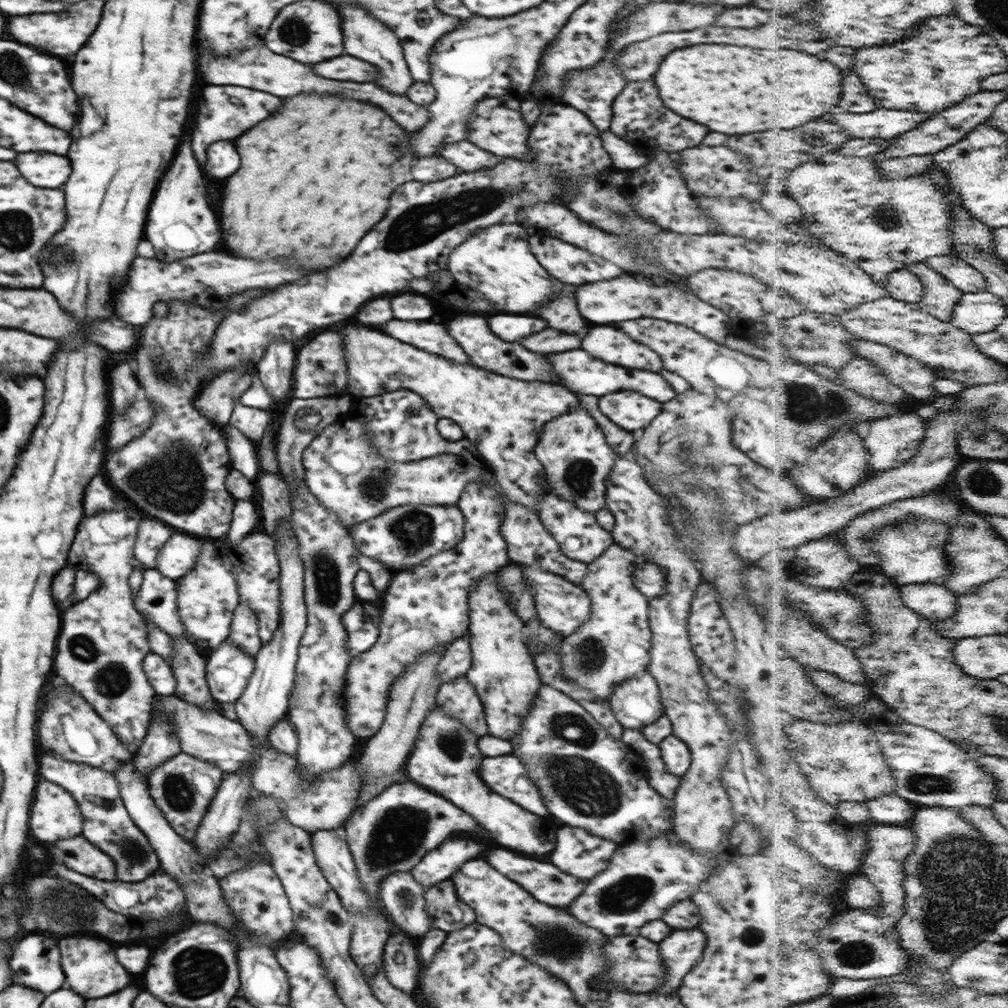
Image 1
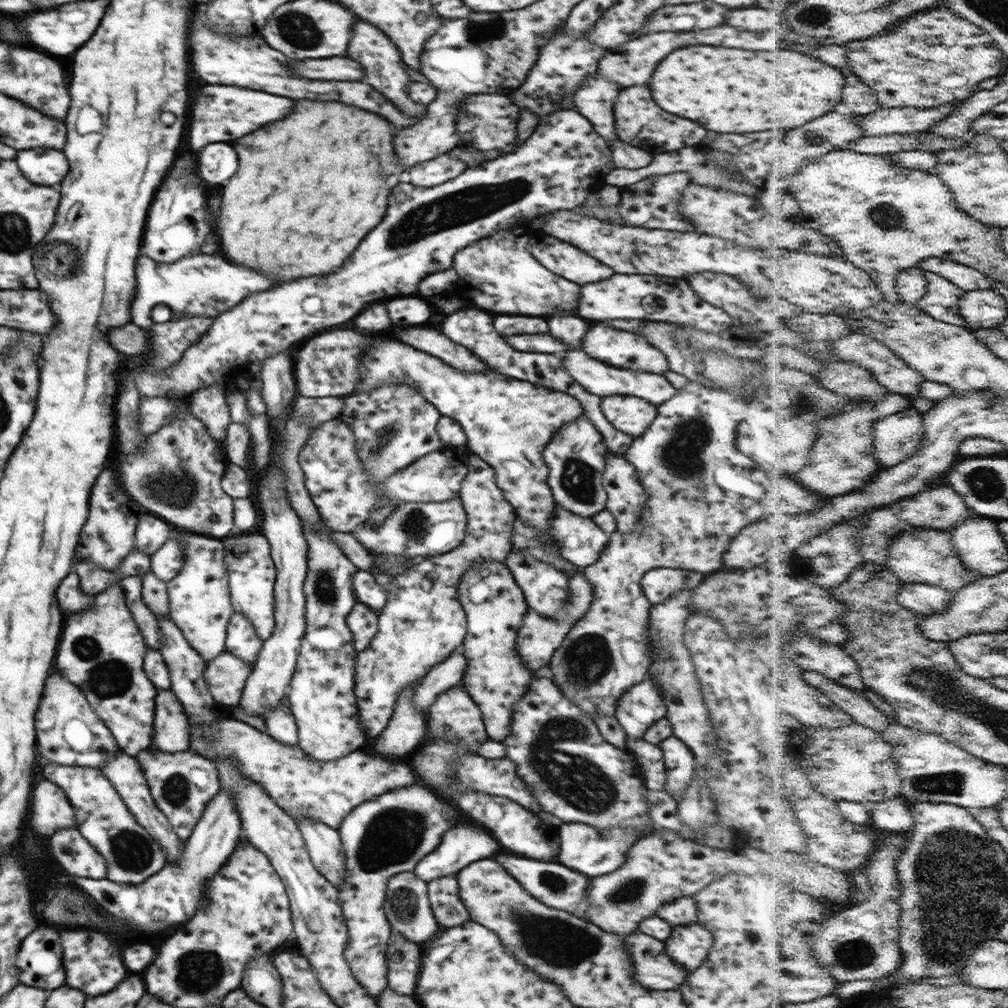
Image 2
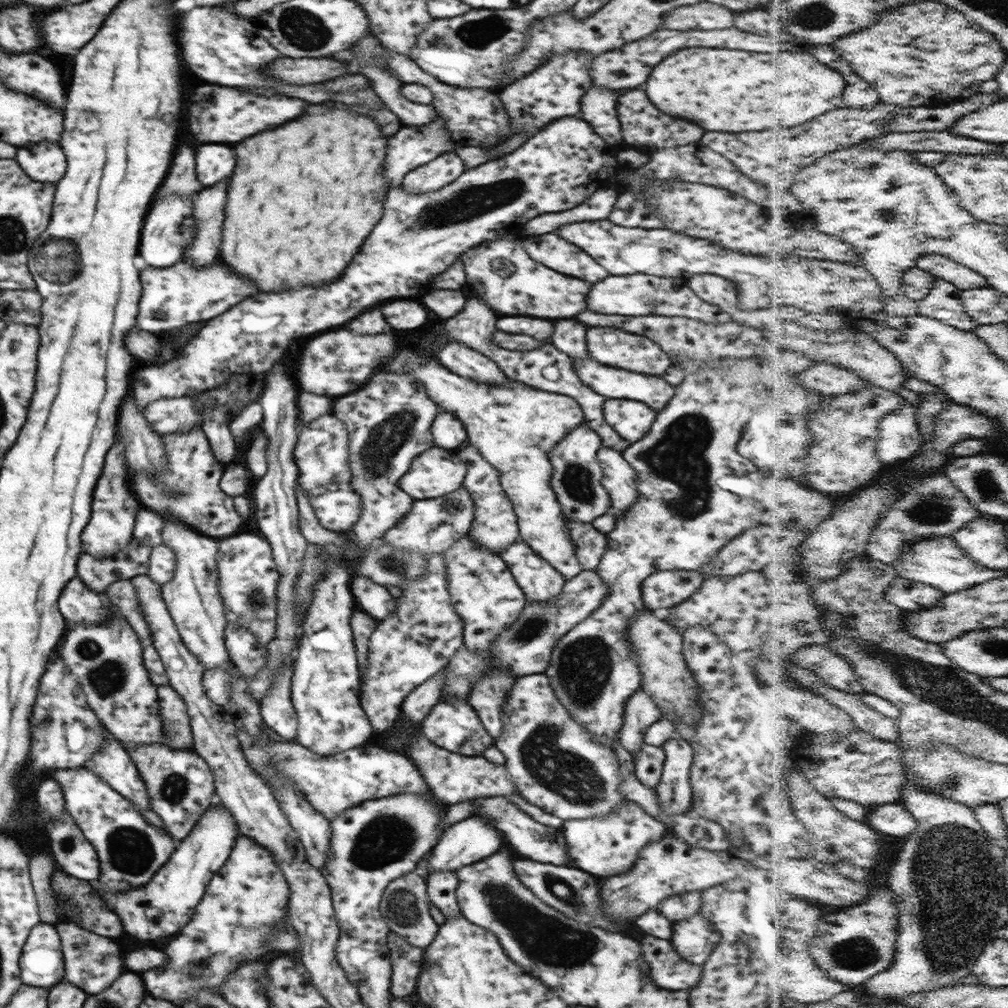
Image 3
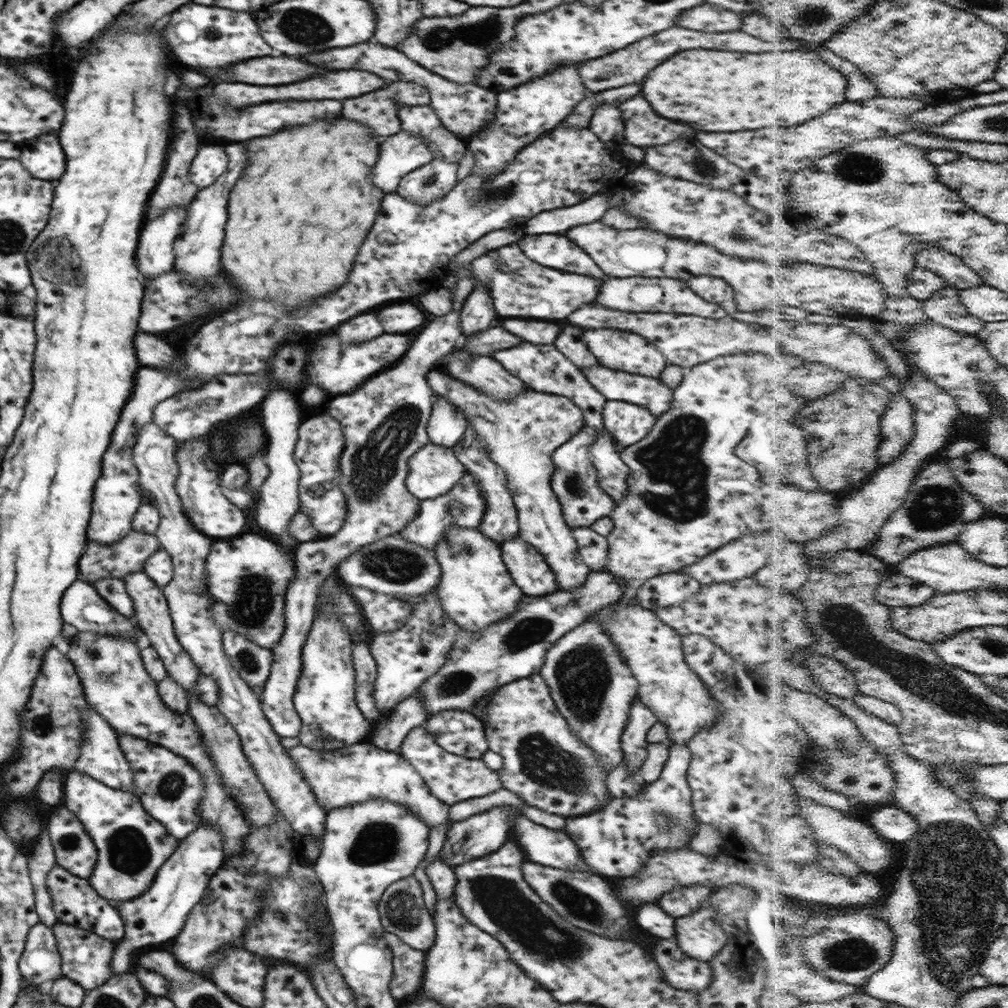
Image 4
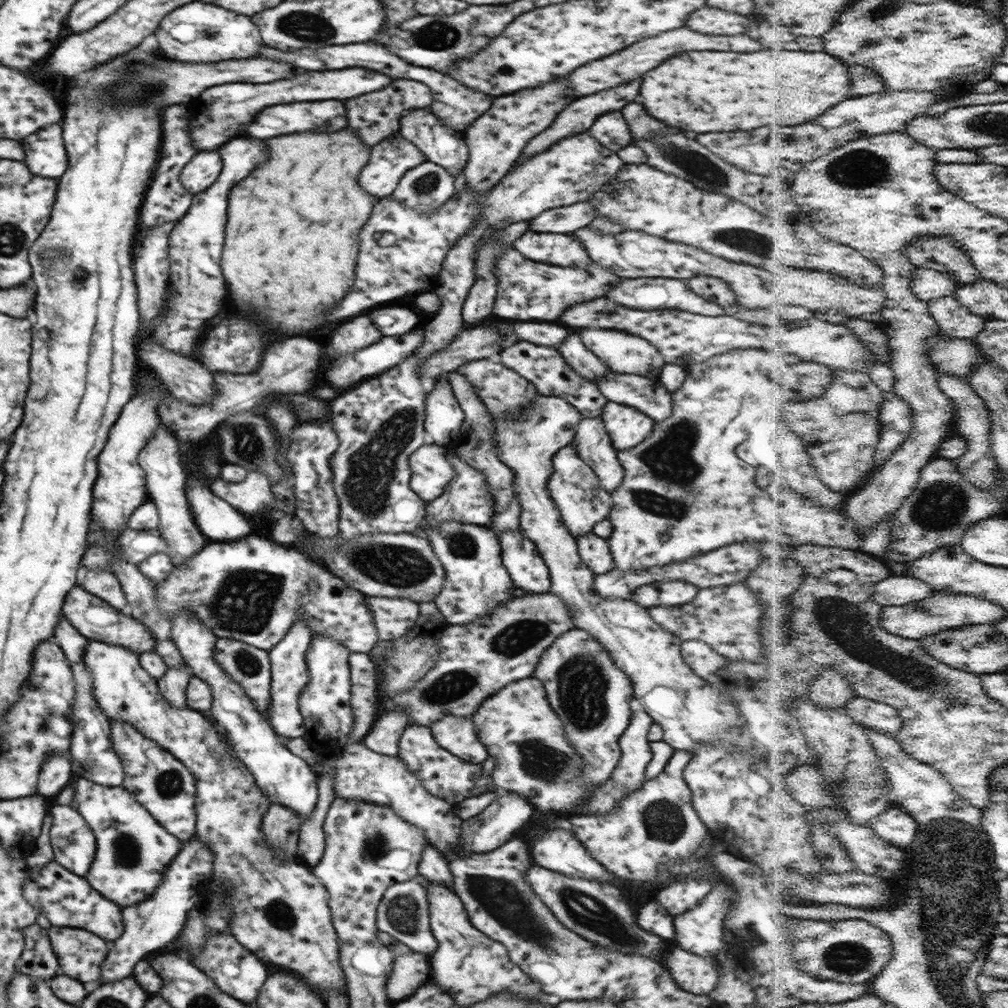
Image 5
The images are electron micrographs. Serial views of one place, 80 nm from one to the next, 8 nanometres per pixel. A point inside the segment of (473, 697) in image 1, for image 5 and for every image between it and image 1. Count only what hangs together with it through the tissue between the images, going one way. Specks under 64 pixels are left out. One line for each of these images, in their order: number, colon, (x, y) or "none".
2: (453, 715)
3: (454, 725)
4: (460, 732)
5: (456, 734)

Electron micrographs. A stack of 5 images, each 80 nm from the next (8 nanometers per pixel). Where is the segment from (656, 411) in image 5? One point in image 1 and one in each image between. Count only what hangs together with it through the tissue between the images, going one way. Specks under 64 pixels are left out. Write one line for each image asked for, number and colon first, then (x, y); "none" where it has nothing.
1: (580, 373)
2: (599, 379)
3: (613, 383)
4: (652, 393)

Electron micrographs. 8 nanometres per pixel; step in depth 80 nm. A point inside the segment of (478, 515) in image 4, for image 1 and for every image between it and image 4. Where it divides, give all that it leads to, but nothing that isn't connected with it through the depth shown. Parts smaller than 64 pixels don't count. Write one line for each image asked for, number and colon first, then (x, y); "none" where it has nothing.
1: (400, 538)
2: (415, 531)
3: (433, 526)

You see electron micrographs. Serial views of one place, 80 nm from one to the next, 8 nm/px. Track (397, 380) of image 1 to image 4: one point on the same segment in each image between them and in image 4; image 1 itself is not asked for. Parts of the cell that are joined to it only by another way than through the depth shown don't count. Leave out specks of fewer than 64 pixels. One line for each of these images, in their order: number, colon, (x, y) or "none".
2: (508, 423)
3: (514, 427)
4: (520, 434)

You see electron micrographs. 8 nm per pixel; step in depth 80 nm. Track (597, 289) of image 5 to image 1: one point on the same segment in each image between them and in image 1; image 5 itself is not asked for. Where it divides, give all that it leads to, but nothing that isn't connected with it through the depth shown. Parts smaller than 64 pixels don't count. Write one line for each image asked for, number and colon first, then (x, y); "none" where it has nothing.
1: (497, 260)
2: (507, 278)
3: (501, 271)
4: (521, 288)

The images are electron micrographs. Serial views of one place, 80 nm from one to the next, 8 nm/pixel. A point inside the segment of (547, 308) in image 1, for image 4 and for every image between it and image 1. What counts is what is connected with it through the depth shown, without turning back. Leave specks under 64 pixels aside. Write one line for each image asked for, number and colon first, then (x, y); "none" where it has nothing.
2: (570, 329)
3: (570, 336)
4: (570, 343)

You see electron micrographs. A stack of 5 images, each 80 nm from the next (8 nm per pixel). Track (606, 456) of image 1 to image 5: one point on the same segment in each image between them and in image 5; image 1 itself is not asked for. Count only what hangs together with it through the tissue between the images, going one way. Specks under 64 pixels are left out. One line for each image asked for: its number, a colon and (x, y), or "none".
2: (576, 456)
3: (576, 479)
4: (575, 482)
5: (573, 486)

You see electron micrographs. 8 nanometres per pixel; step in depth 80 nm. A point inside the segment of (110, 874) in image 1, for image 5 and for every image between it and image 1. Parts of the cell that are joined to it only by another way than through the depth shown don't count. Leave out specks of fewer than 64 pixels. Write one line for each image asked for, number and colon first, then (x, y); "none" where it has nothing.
2: (77, 856)
3: (72, 851)
4: (75, 851)
5: (74, 845)

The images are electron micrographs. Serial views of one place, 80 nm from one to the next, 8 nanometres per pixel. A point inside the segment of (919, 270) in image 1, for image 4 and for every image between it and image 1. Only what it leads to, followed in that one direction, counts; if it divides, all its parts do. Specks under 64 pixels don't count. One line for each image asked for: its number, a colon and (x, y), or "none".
2: (943, 301)
3: (945, 302)
4: (947, 308)

